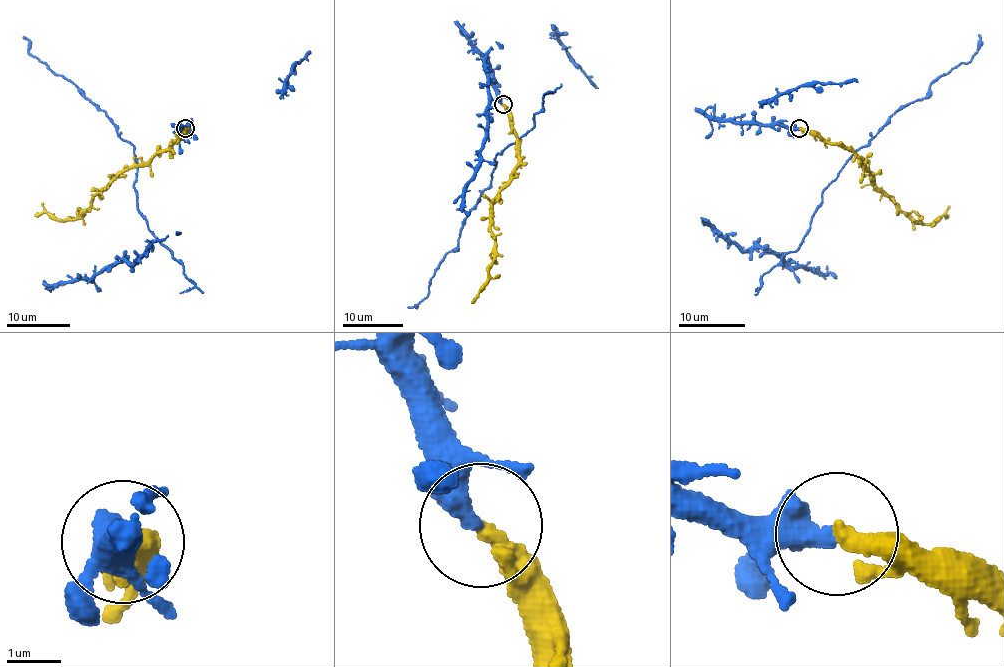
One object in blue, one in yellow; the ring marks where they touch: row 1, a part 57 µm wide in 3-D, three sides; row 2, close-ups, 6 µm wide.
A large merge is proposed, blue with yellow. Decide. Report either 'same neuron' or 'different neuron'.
same neuron

